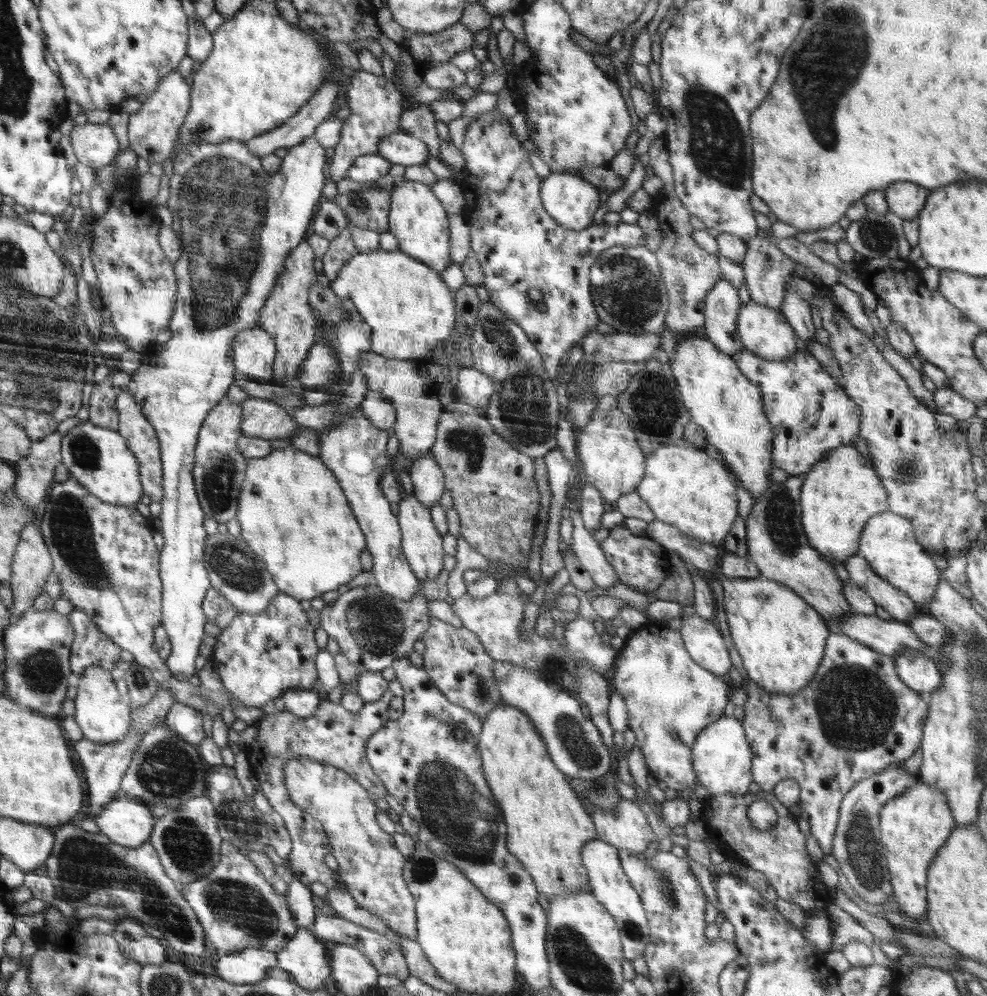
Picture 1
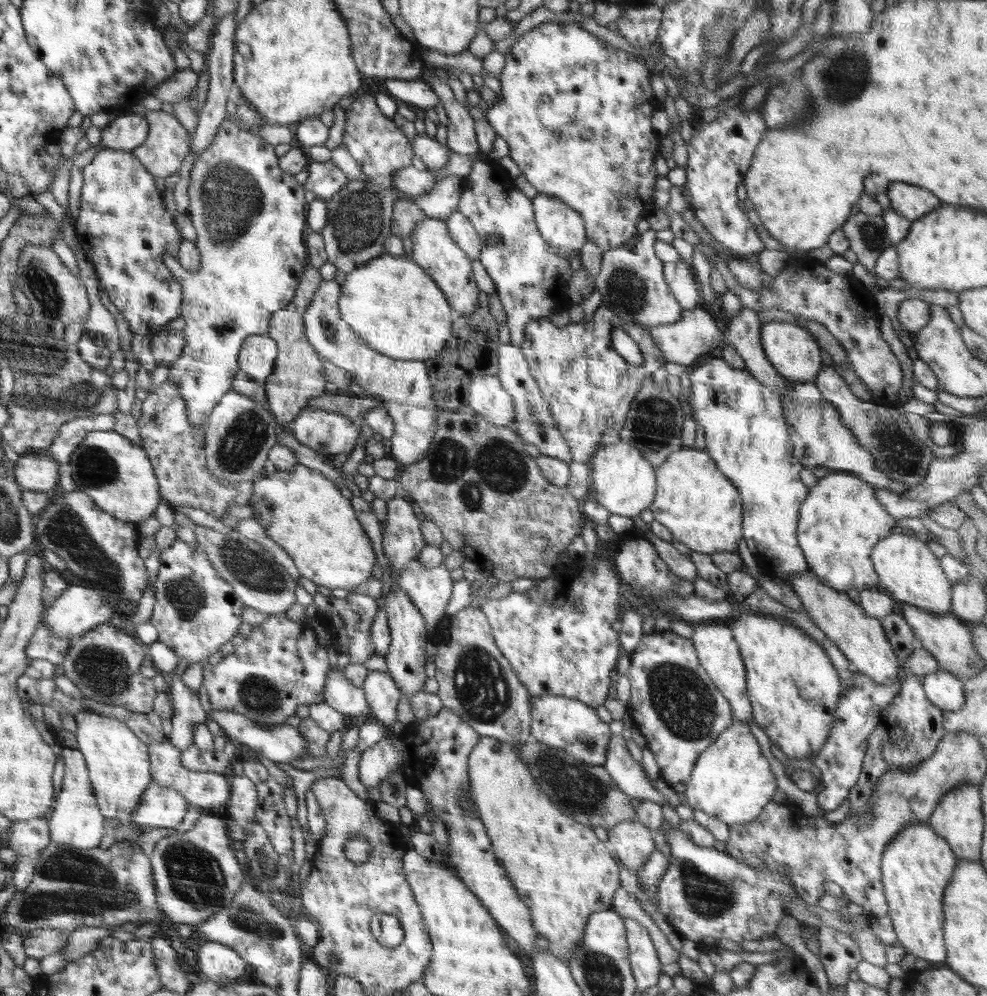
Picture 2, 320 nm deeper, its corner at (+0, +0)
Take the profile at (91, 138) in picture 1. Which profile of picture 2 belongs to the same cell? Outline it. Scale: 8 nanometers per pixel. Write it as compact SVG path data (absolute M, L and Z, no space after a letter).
M126 111L102 128L101 144L106 149L131 151L147 137L147 120L142 115Z

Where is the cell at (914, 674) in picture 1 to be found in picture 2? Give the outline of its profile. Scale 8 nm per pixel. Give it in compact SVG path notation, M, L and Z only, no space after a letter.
M939 669L922 677L928 700L942 712L956 712L964 705L964 683L953 674Z

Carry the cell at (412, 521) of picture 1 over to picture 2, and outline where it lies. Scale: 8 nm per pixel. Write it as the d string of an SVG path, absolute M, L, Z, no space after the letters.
M417 556L406 565L406 569L400 573L398 579L399 588L401 588L411 600L411 603L418 609L425 622L425 629L429 638L434 638L438 633L438 628L445 619L445 610L448 599L451 597L453 582L450 572L443 566L436 569L424 567Z

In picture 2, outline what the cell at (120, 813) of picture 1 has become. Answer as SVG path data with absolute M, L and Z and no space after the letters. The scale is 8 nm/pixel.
M151 784L139 800L137 810L129 822L143 828L172 828L178 826L187 815L189 802L186 797L173 788Z

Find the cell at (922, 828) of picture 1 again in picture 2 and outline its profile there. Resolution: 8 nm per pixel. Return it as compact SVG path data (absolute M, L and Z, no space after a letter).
M913 818L883 851L881 862L883 891L894 931L898 935L898 944L905 949L908 955L912 954L926 960L930 967L945 965L947 959L943 938L944 912L942 902L945 888L950 884L957 861L947 840L932 830L928 820L917 820L917 818Z

